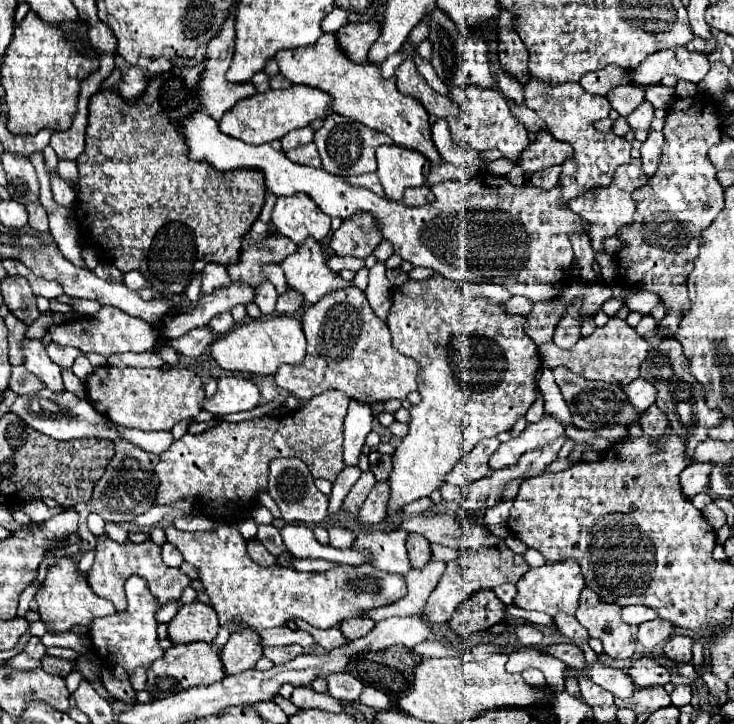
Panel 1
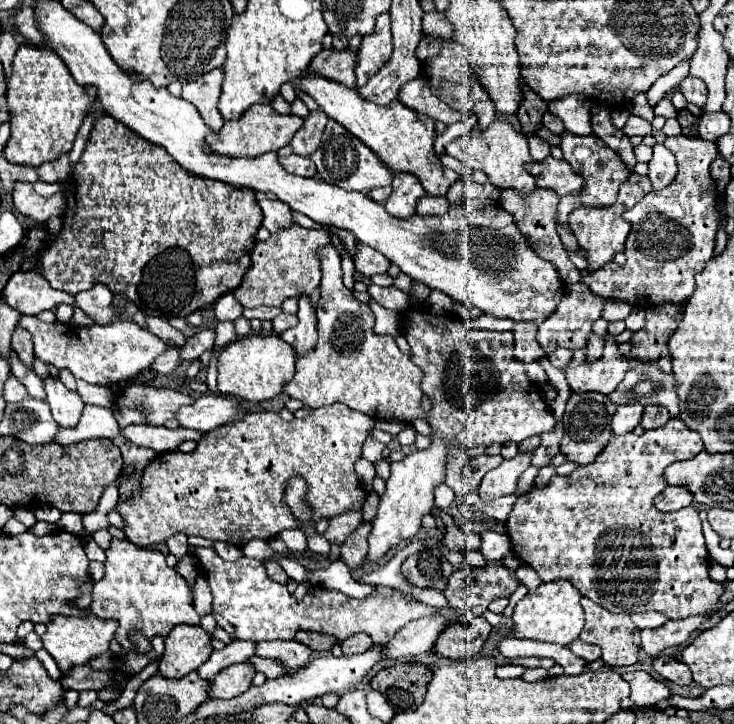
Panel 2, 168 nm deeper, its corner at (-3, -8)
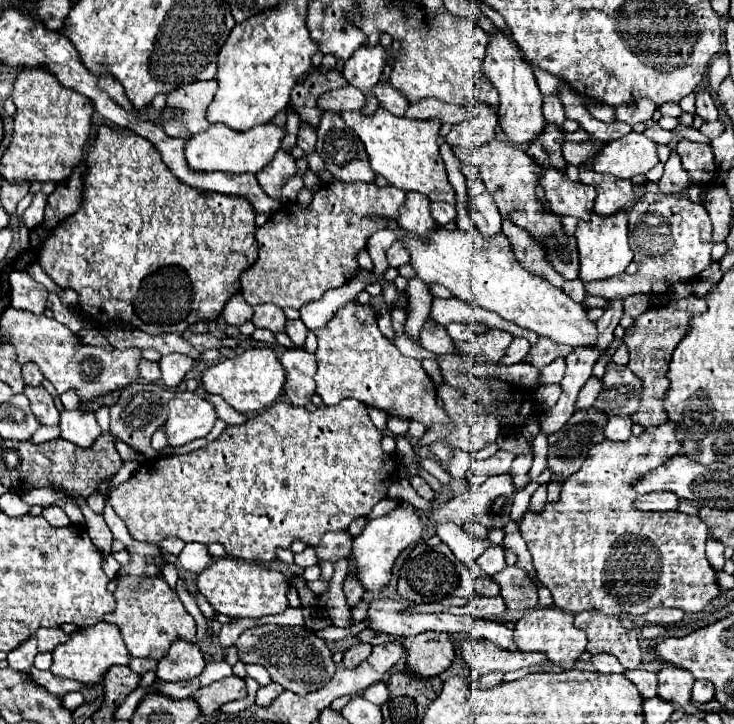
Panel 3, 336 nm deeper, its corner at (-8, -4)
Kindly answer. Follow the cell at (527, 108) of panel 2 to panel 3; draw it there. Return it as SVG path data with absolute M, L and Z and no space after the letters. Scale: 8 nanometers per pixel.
M547 126L543 132L527 146L527 154L531 154L539 166L543 168L557 168L565 170L567 162L561 154L563 132L559 126Z

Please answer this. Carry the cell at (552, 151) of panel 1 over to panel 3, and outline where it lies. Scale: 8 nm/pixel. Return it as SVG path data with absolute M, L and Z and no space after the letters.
M543 170L539 182L545 190L545 198L551 204L551 212L559 216L589 218L595 200L595 188L567 178L563 170Z

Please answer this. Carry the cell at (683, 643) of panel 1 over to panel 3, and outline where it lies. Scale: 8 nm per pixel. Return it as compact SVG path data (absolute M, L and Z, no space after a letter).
M663 662L661 670L657 672L657 678L659 678L657 694L663 700L675 702L677 708L687 706L687 702L691 700L691 688L695 682L691 674L687 674L685 670L679 670L679 666L667 666L667 662Z

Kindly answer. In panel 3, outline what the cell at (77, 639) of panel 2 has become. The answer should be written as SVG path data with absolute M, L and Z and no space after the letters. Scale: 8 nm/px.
M97 622L95 626L89 628L79 628L67 636L67 642L59 644L53 650L53 666L51 672L61 678L71 678L77 682L83 682L87 686L95 686L101 682L103 674L113 666L121 664L125 666L129 662L129 652L127 646L123 644L123 638L119 634L119 626L107 624L107 622Z

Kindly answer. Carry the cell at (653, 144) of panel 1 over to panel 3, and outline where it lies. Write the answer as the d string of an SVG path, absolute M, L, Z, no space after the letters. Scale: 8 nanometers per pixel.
M671 150L671 156L669 156L669 160L665 162L663 178L657 182L657 186L659 186L659 190L663 190L663 192L679 192L679 190L683 190L687 184L689 184L687 172L683 170L683 166L681 166L679 156L675 154L675 150Z

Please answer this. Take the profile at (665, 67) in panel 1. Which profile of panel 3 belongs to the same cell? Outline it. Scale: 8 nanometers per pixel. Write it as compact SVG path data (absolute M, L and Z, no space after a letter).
M697 90L695 92L695 104L697 104L697 114L703 118L703 120L717 120L717 108L715 108L715 102L709 94L709 90Z

